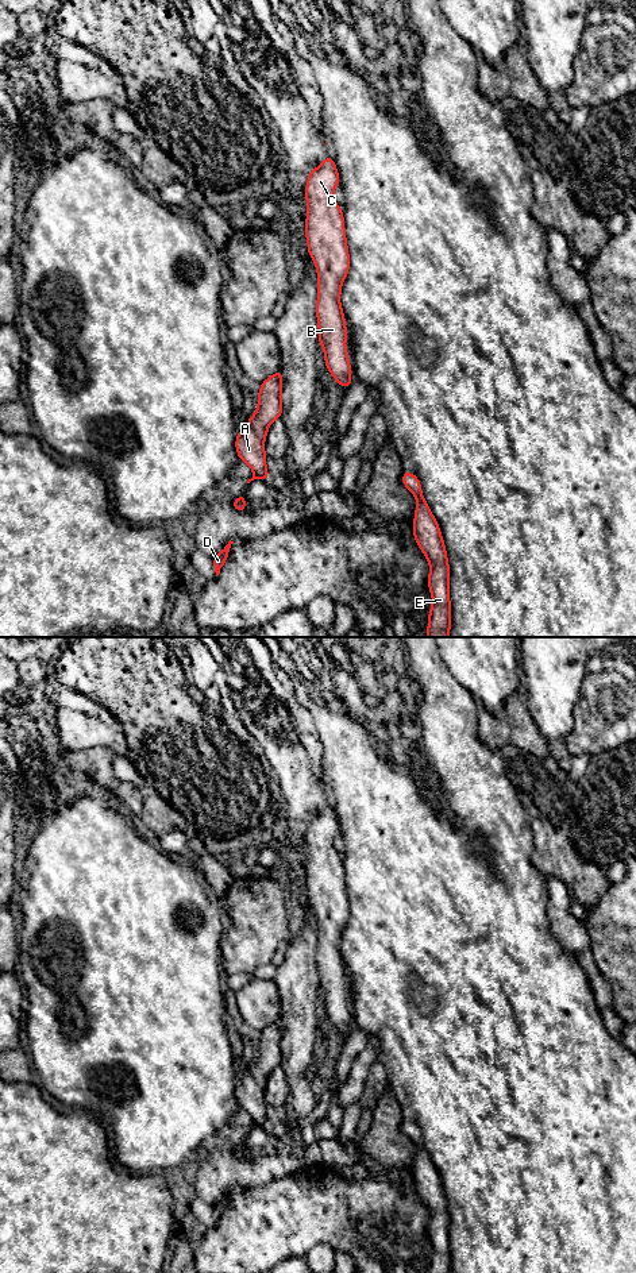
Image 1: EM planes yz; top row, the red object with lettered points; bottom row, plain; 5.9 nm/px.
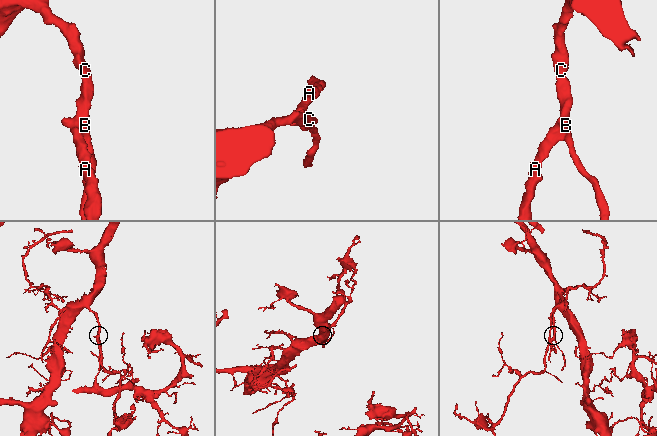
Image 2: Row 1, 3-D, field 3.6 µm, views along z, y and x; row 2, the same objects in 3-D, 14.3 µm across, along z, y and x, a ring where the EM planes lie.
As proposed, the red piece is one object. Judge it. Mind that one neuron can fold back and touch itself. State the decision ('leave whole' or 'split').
leave whole

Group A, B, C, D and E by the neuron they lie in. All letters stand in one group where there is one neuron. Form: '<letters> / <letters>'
A B C D E

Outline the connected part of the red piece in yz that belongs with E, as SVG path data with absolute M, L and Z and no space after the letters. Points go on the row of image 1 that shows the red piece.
M402 471L402 485L416 502L413 537L429 562L428 587L432 606L428 614L427 637L448 637L451 629L450 564L444 540L436 518L424 499L419 478Z

